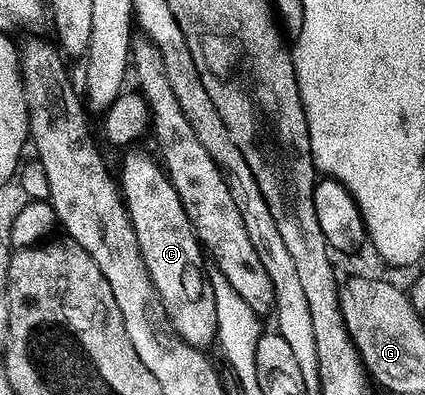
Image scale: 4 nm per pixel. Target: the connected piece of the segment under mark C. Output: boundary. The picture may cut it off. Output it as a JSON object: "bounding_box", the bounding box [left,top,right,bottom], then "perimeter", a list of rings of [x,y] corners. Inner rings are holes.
{"bounding_box":[118,153,216,347],"perimeter":[[[127,153],[123,157],[123,174],[118,174],[118,182],[121,184],[121,194],[128,213],[131,215],[133,231],[137,235],[139,250],[143,256],[145,267],[151,276],[151,282],[155,284],[155,290],[163,301],[165,315],[171,320],[171,326],[175,333],[187,345],[207,347],[216,340],[215,306],[216,298],[207,294],[207,285],[203,282],[203,257],[204,250],[195,235],[185,207],[174,189],[174,185],[165,172],[164,166],[158,160],[155,161],[147,153]]]}

